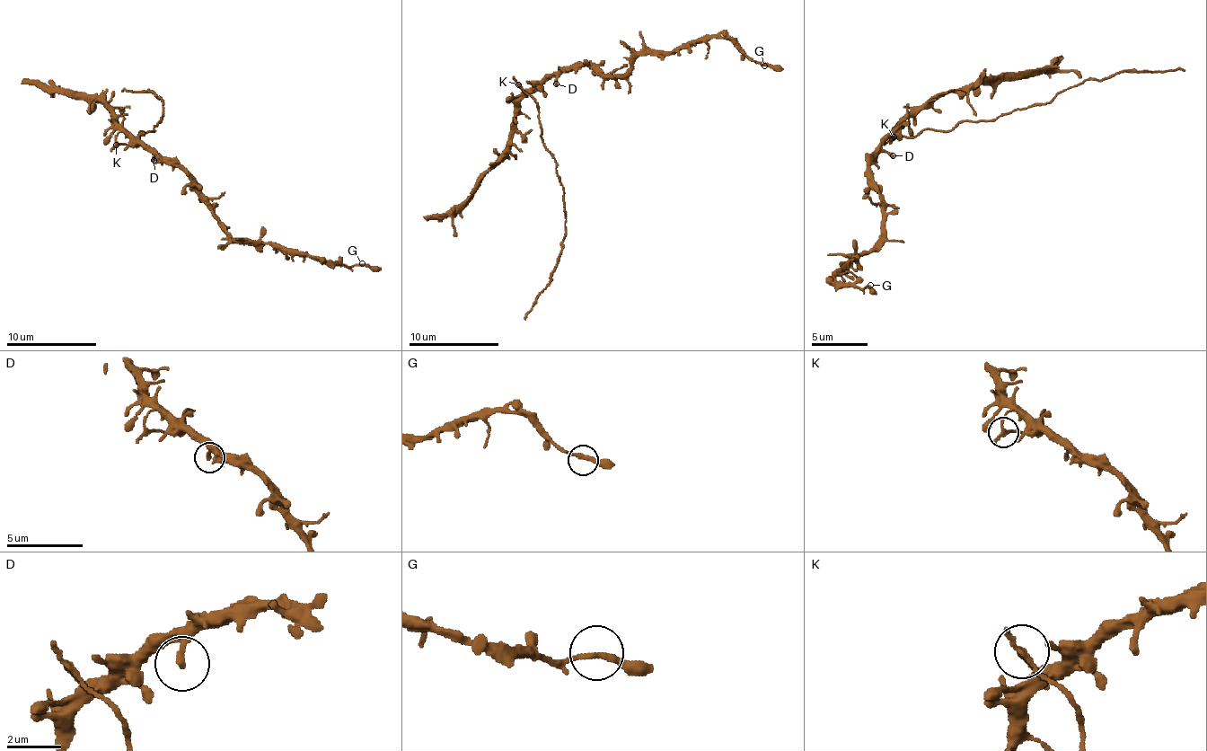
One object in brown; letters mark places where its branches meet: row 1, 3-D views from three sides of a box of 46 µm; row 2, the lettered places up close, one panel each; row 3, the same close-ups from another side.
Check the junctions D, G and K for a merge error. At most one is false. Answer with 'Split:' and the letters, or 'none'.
Split: K

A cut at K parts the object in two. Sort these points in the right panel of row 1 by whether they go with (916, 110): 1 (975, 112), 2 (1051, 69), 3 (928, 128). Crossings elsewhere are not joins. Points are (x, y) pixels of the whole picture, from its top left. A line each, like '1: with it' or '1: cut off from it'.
1: with it
2: with it
3: cut off from it

